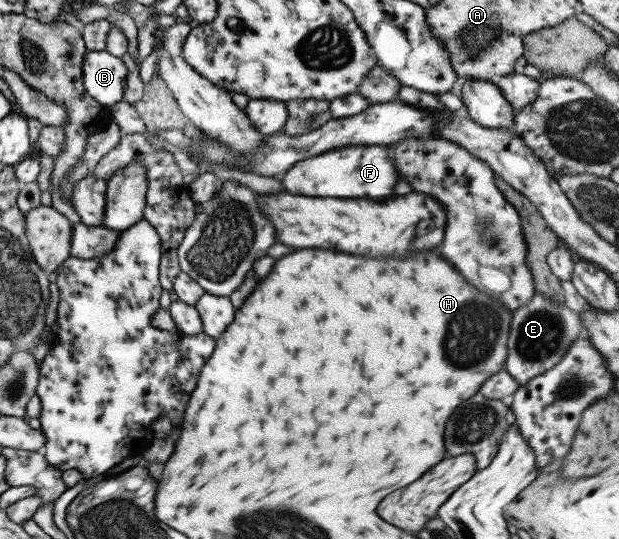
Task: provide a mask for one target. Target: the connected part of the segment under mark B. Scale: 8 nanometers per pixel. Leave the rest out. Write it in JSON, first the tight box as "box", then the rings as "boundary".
{"box":[82,50,128,108],"boundary":[[[105,50],[86,51],[82,61],[84,92],[100,105],[109,108],[122,101],[128,70],[120,58]]]}

